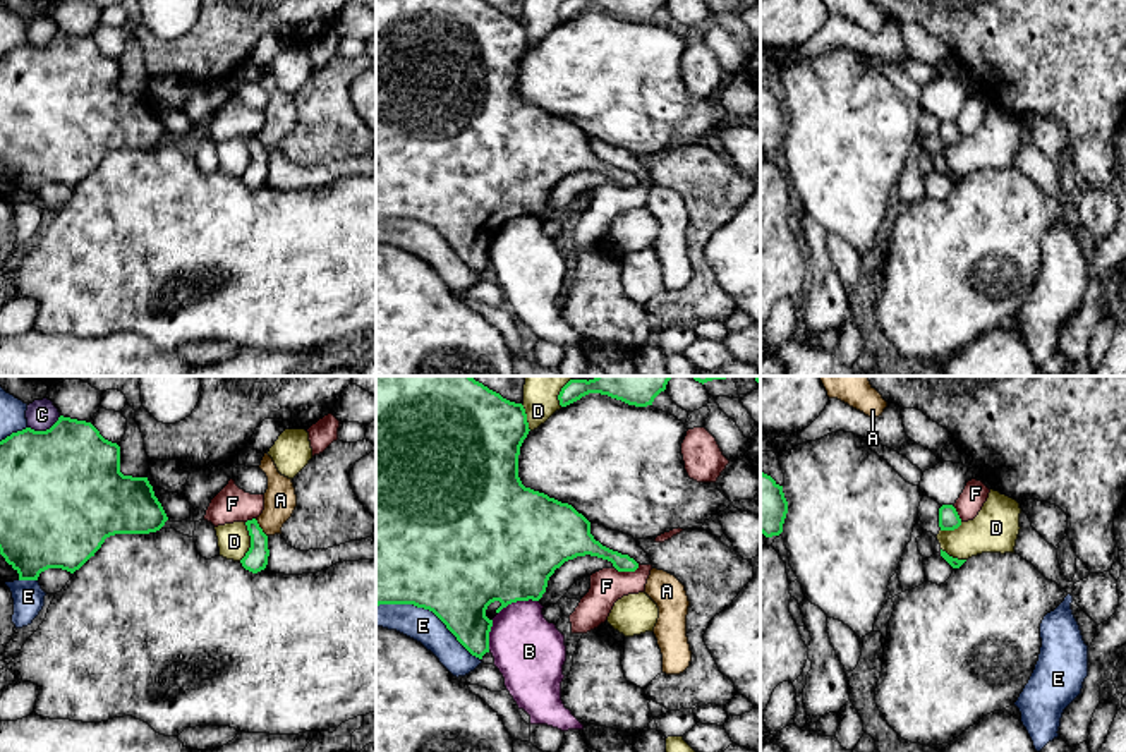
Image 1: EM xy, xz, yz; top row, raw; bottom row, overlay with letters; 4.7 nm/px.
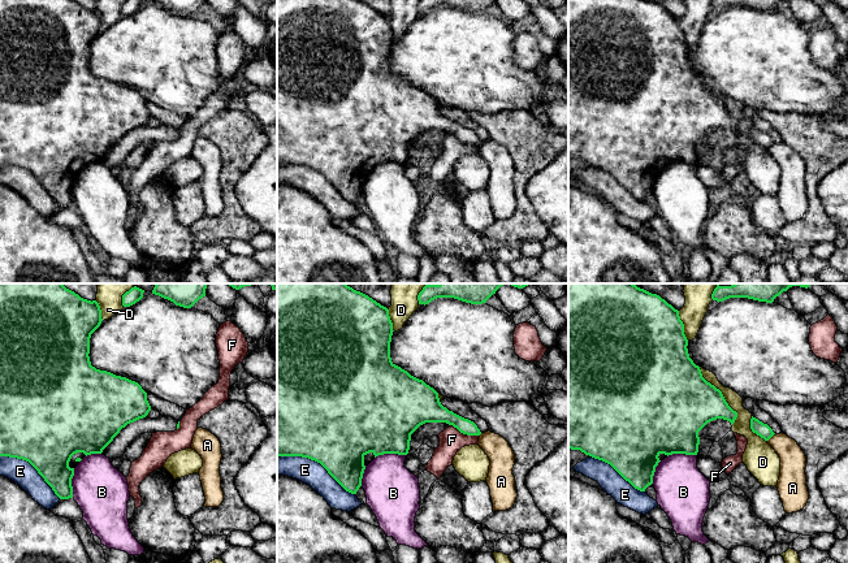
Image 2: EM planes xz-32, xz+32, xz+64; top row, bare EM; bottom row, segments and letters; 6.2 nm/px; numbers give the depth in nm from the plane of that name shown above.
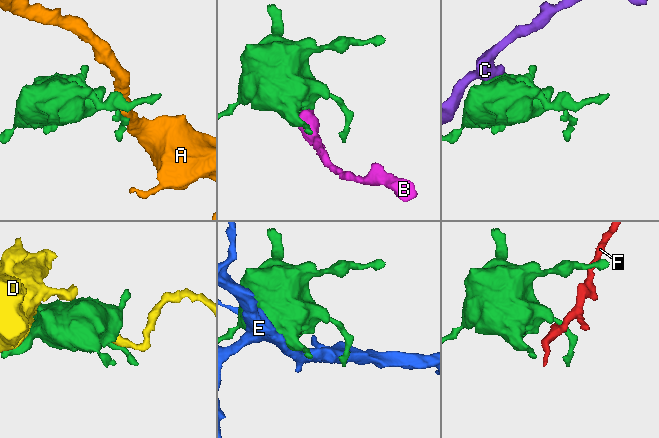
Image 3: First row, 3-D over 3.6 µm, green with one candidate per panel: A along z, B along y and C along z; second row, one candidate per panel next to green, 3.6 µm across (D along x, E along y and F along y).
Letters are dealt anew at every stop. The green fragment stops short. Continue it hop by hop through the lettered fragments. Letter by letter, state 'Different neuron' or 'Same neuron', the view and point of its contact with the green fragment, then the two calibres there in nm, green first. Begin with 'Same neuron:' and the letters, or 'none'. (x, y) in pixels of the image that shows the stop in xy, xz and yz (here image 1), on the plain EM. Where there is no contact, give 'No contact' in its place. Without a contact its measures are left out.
Same neuron: none
A: Different neuron. Touches green at xy (260, 143). Thickness 110 nm (green) against 160 nm
B: Different neuron. Touches green at xz (517, 215). Thickness 500 nm (green) against 340 nm
C: Different neuron. Touches green at xy (43, 47). Thickness 500 nm (green) against 140 nm
D: Different neuron. Touches green at xy (251, 157). Thickness 110 nm (green) against 160 nm
E: Different neuron. Touches green at xz (429, 225). Thickness 500 nm (green) against 160 nm
F: Different neuron. Touches green at xz (627, 186). Thickness 120 nm (green) against 160 nm

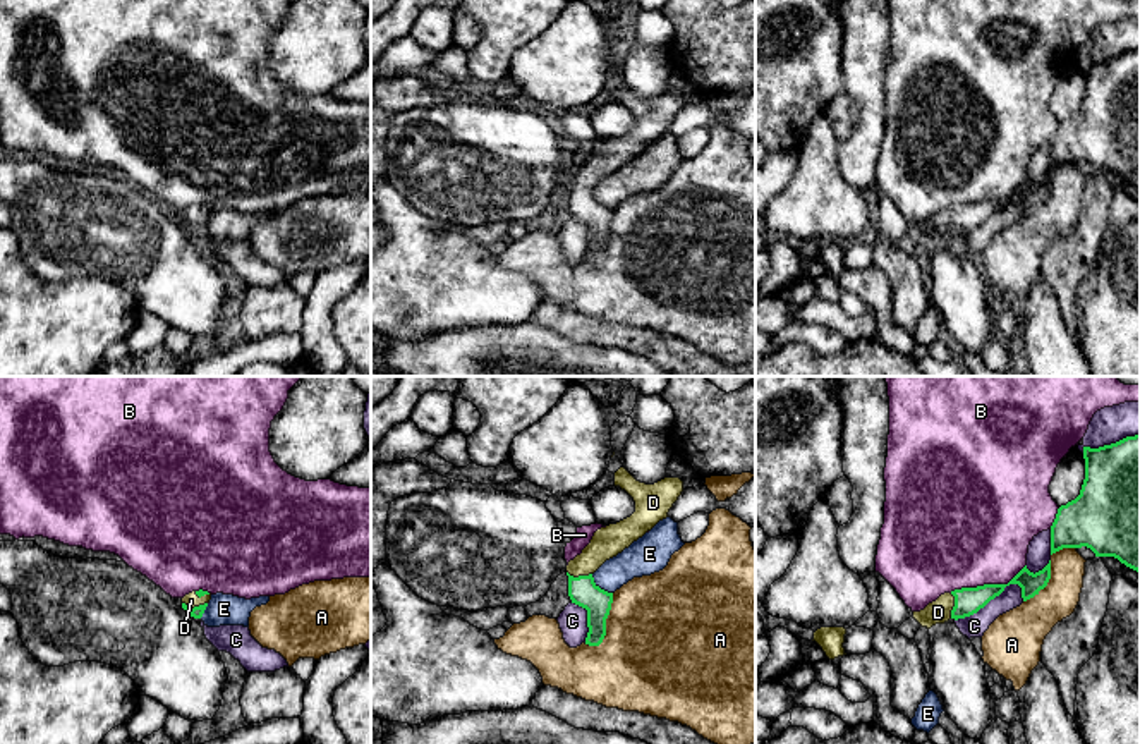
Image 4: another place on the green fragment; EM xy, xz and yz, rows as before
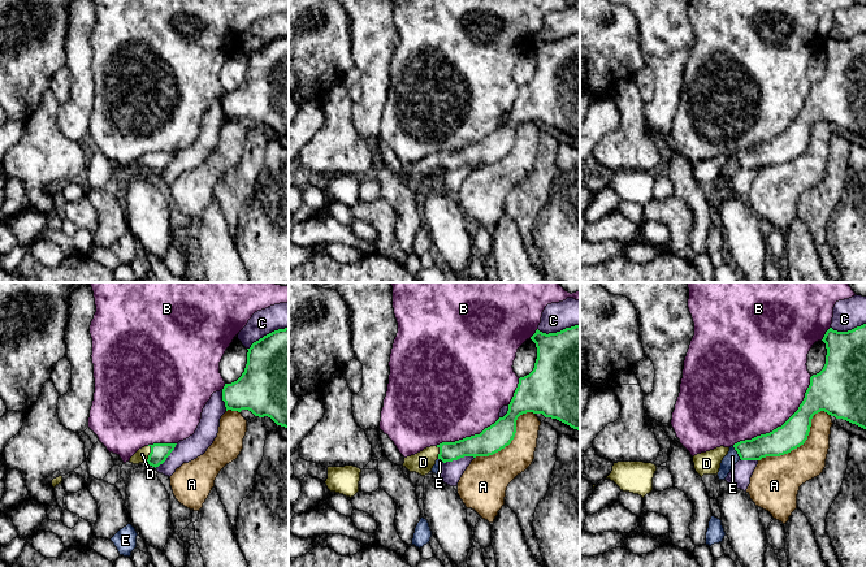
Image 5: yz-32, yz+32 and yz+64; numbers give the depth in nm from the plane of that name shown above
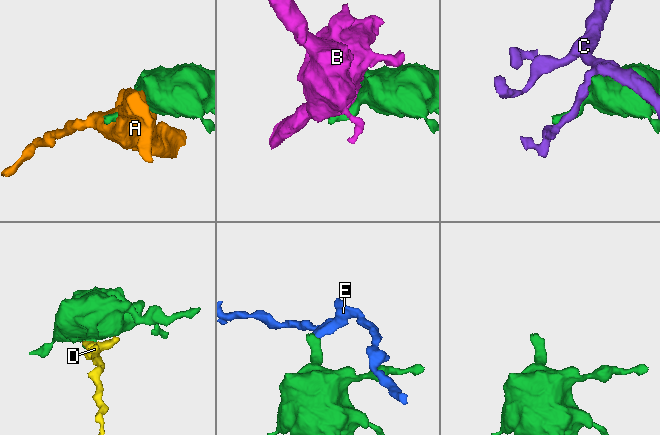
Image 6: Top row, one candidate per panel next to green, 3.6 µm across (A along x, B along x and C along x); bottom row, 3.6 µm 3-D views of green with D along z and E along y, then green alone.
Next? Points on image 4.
Same neuron: D
A: Different neuron. Touches green at xz (605, 239). Thickness 140 nm (green) against 480 nm
B: Different neuron. Touches green at yz (988, 200). Thickness 130 nm (green) against 480 nm
C: Different neuron. Touches green at yz (988, 217). Thickness 130 nm (green) against 110 nm
D: Same neuron. Touches green at xy (194, 222). Thickness 60 nm (green) against 70 nm
E: Different neuron. Touches green at xz (598, 201). Thickness 140 nm (green) against 170 nm

